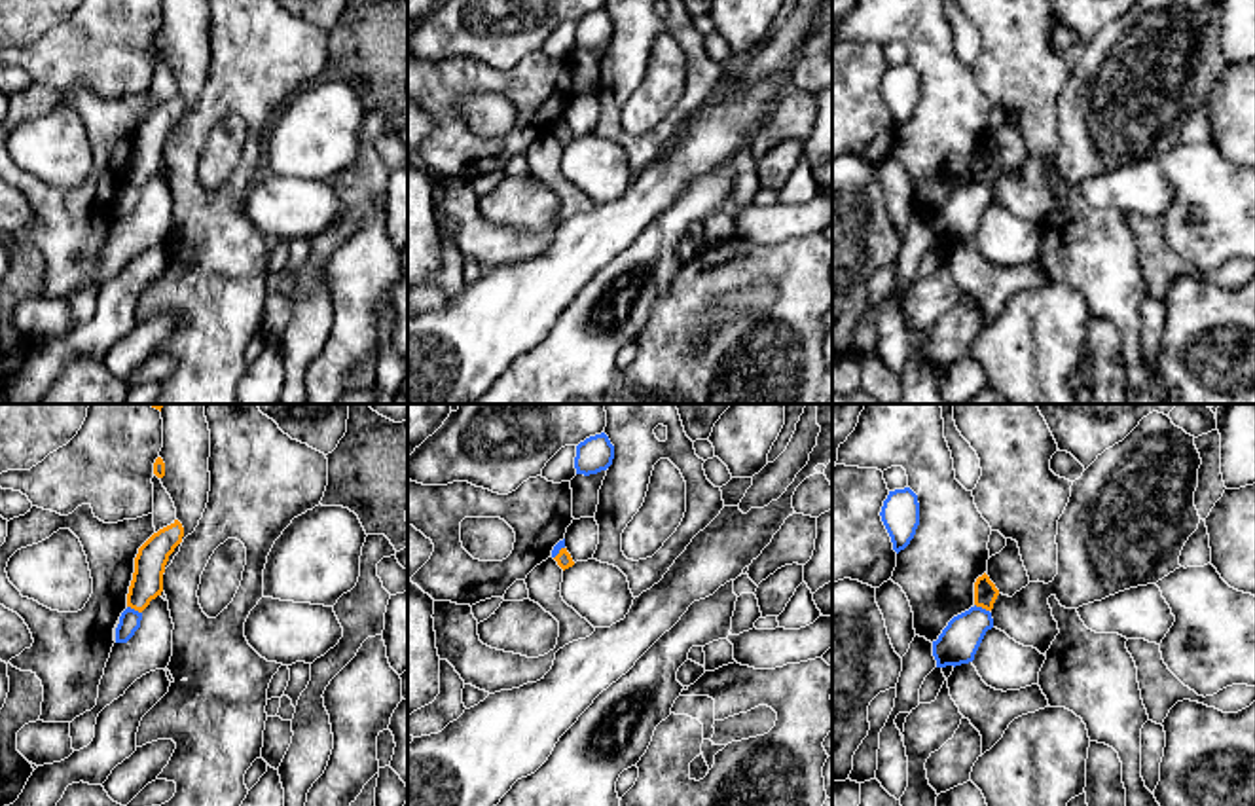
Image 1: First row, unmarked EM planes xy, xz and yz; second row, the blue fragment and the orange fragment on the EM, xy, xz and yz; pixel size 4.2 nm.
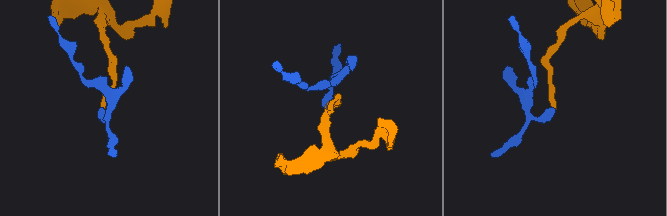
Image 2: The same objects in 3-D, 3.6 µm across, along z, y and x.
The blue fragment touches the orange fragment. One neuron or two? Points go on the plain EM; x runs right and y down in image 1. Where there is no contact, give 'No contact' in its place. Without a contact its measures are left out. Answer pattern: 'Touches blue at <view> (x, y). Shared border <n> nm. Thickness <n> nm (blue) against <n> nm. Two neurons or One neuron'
Touches blue at xy (133, 184). Shared border 70 nm. Thickness 90 nm (blue) against 140 nm. Two neurons

